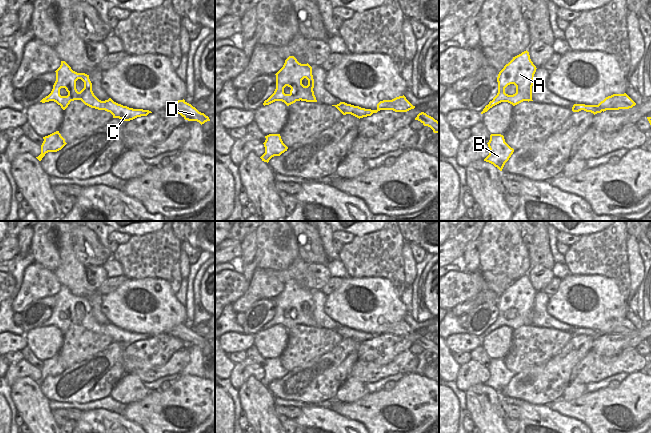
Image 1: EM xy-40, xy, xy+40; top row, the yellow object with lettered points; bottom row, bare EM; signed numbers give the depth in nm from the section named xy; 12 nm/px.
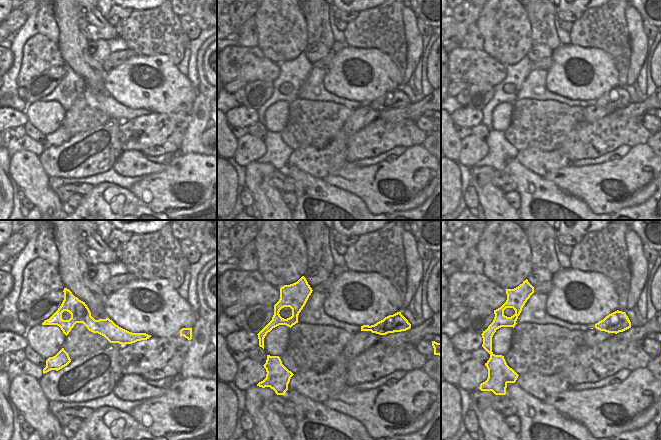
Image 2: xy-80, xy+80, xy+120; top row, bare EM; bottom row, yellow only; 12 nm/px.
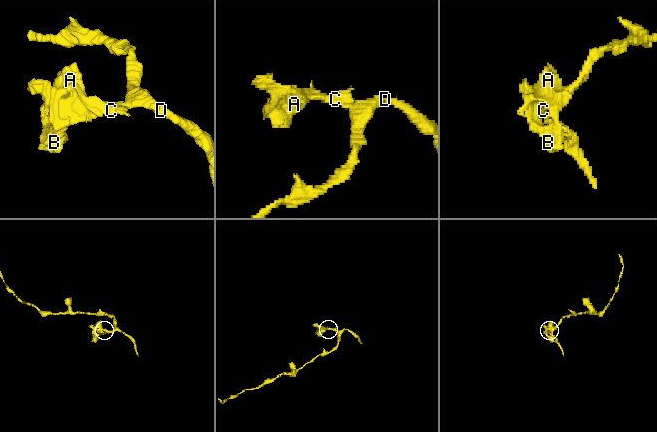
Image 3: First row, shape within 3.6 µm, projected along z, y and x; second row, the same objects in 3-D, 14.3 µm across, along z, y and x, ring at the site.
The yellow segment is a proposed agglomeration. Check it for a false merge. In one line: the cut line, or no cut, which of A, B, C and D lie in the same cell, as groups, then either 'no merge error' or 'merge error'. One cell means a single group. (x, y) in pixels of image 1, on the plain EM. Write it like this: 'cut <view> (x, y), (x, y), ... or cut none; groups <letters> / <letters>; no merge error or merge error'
cut xy+40 (594, 329), (602, 334); groups A B C / D; merge error

